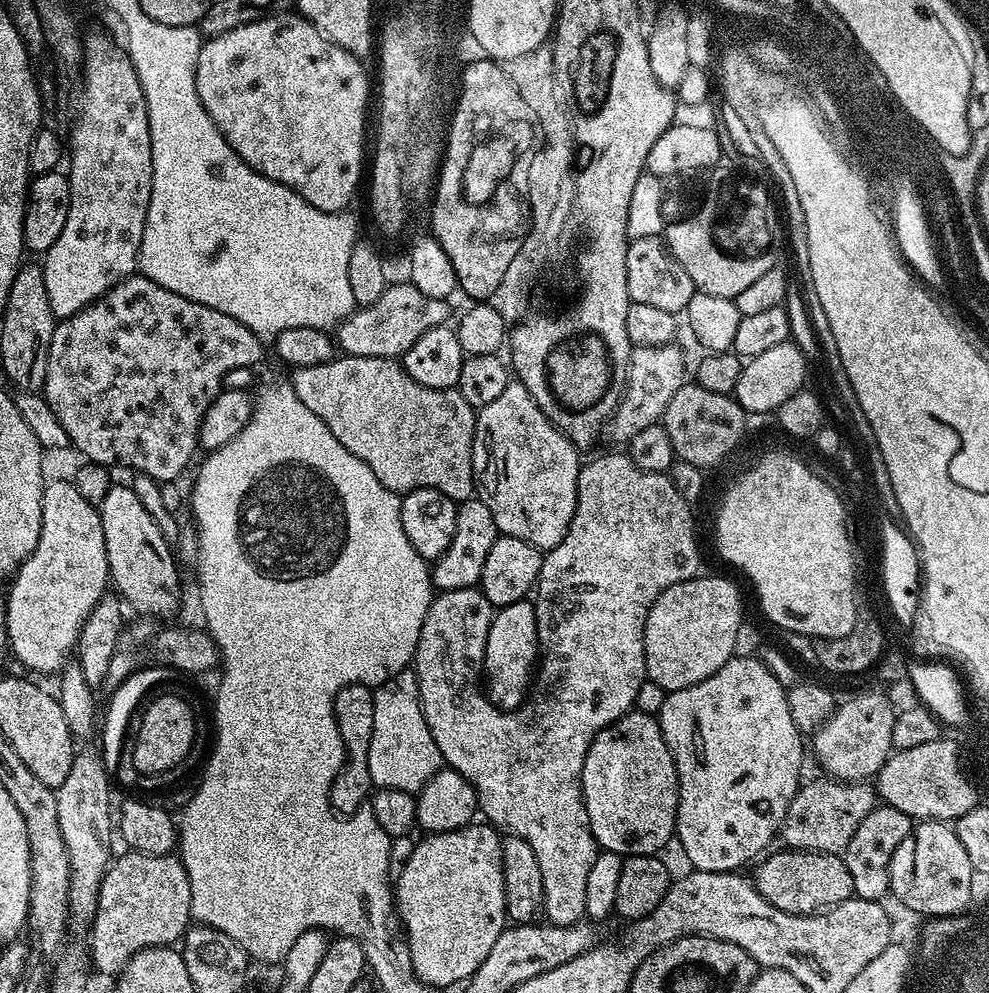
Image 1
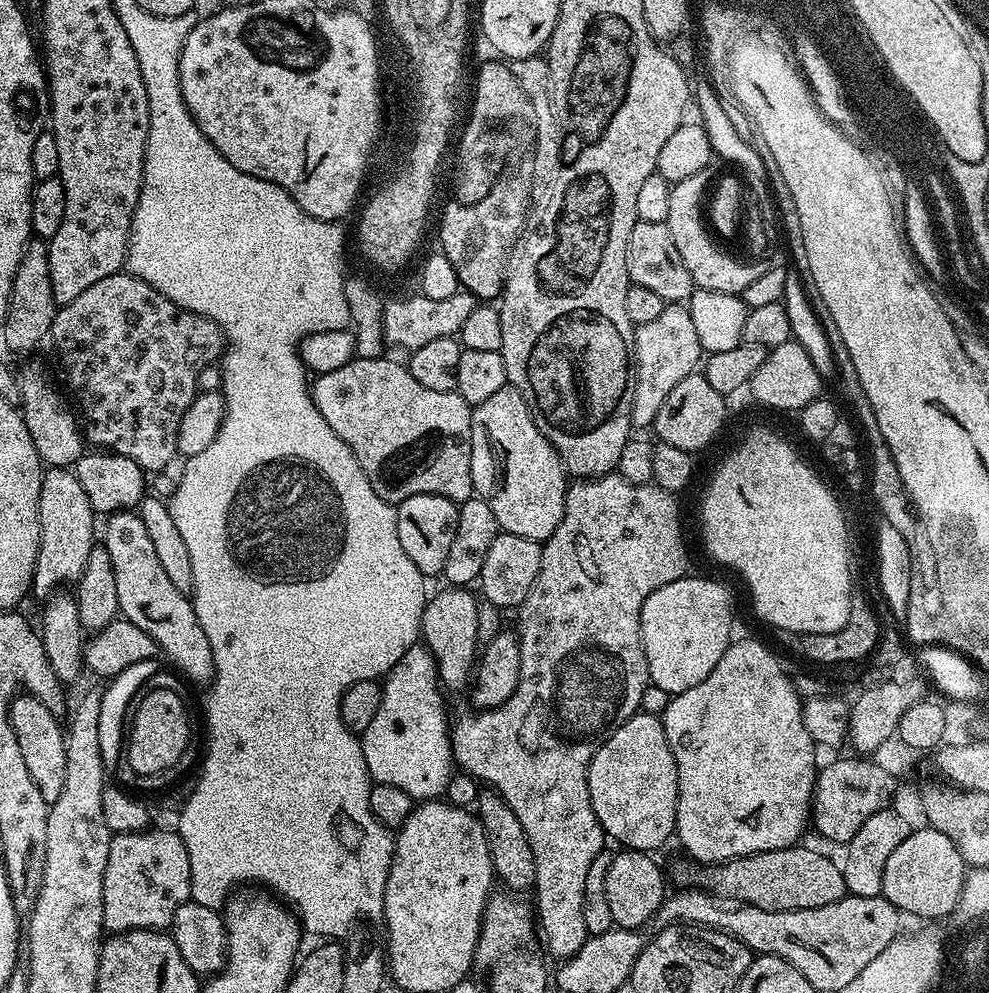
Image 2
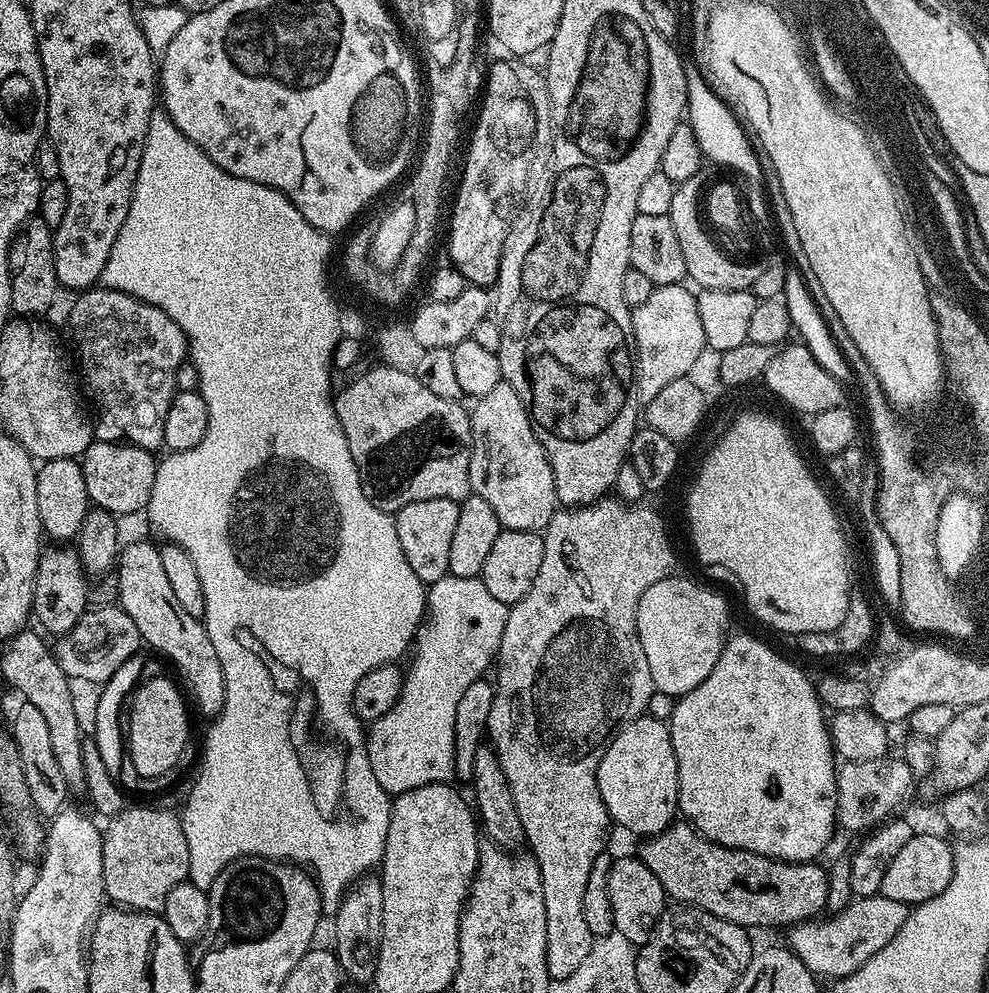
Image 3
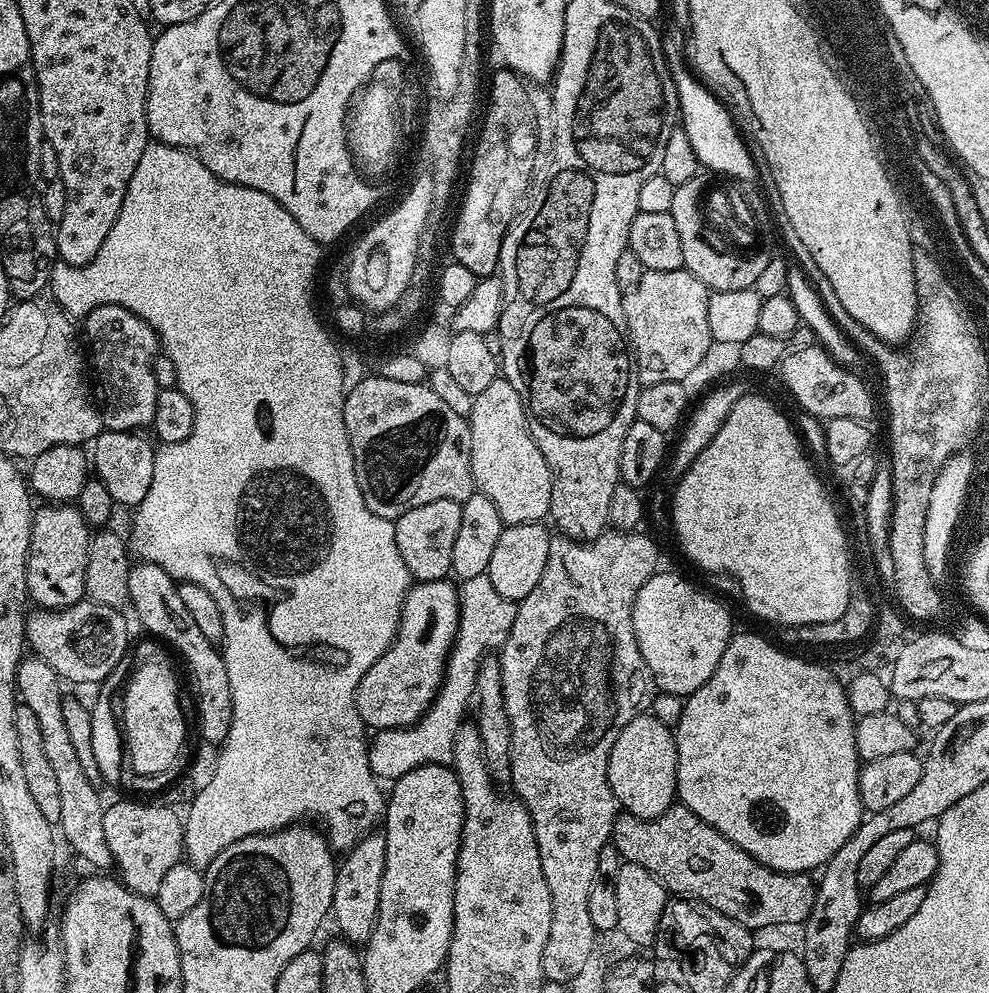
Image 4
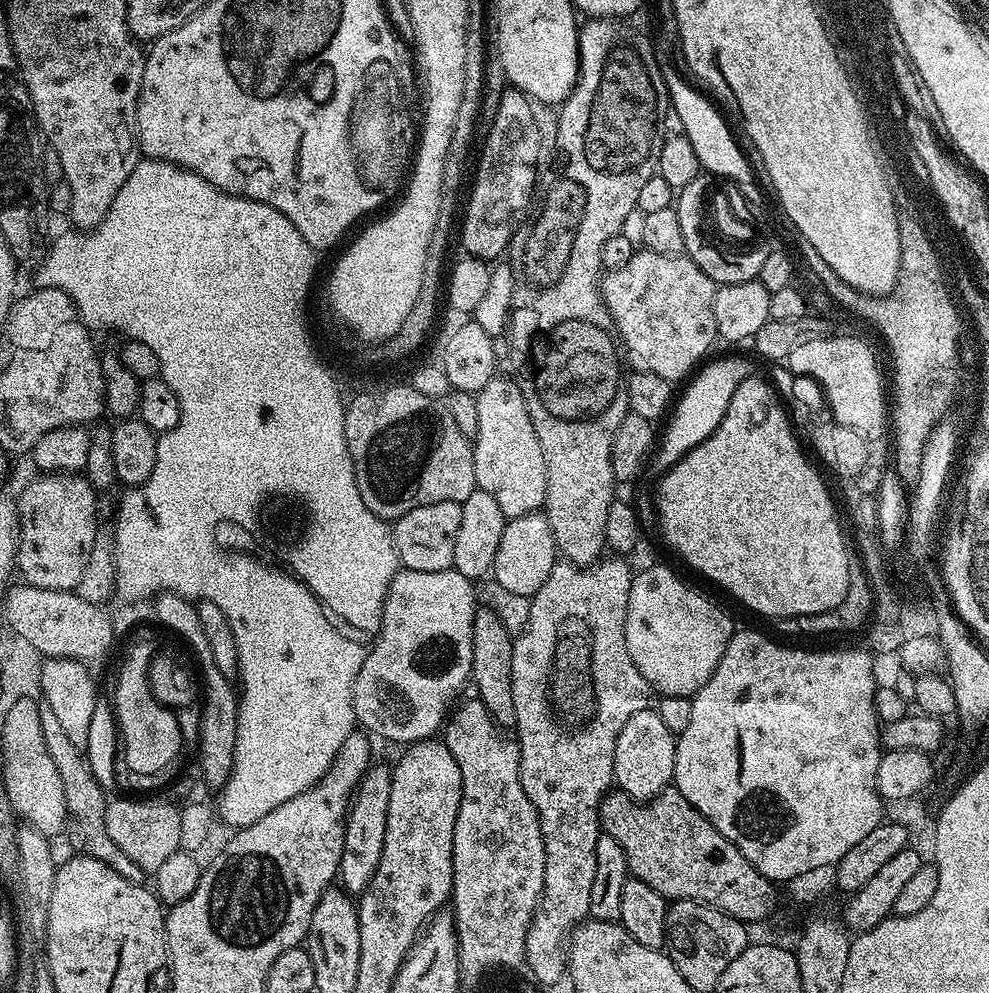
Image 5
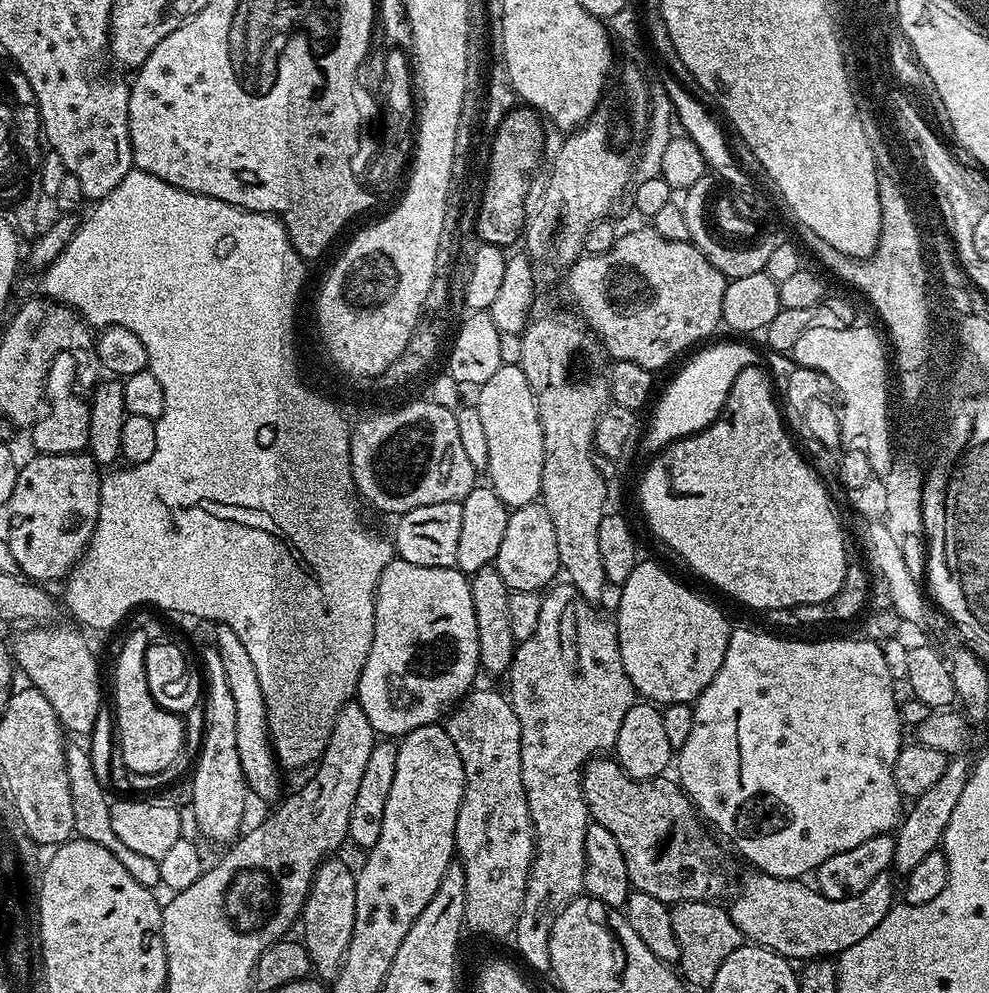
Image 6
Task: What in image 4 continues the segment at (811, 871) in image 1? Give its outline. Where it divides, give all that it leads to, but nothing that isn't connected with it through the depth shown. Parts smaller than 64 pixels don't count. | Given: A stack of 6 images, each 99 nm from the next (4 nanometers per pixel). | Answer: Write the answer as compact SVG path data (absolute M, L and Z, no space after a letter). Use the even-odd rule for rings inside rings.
M679 802L673 803L672 807L667 808L656 820L643 820L637 816L630 816L627 814L617 815L614 826L612 827L610 844L611 847L618 850L621 861L642 866L642 870L650 870L650 874L654 874L654 878L658 878L658 882L661 886L673 897L683 898L685 900L700 900L703 904L708 904L714 910L726 914L726 918L738 922L742 927L749 930L753 930L760 926L778 925L781 924L781 922L804 923L814 907L817 881L813 879L811 875L802 872L776 872L772 868L767 868L765 864L758 862L750 854L746 854L746 850L734 846L726 837L722 834L718 834L718 830L714 830L706 822L702 822L698 818L698 814L694 814L689 808L685 808L684 805Z

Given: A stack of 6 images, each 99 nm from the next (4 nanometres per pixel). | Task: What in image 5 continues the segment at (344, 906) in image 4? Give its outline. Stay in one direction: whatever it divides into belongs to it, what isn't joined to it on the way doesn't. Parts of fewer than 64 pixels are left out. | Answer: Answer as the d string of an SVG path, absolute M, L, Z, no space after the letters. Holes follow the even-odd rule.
M378 764L369 767L368 773L360 779L360 787L352 797L348 818L344 821L344 849L338 880L344 891L349 894L363 894L367 891L378 870L382 846L386 842L386 813L390 811L392 768Z

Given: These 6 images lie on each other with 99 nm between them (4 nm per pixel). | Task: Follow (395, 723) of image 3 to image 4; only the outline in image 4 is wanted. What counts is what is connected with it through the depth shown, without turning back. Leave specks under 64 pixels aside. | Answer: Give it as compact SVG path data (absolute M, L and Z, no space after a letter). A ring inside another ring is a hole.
M488 575L470 578L459 585L460 625L456 631L456 641L452 643L450 676L456 680L471 681L475 677L481 660L489 650L503 648L516 618L517 601L502 598L490 583ZM445 682L440 688L440 693L436 695L436 699L428 707L428 711L416 723L411 724L408 728L385 728L377 731L371 737L368 746L370 770L381 782L395 782L398 778L402 778L402 774L410 774L410 770L418 766L451 765L454 738L465 720L466 716L463 716L462 713L452 712L451 683Z

